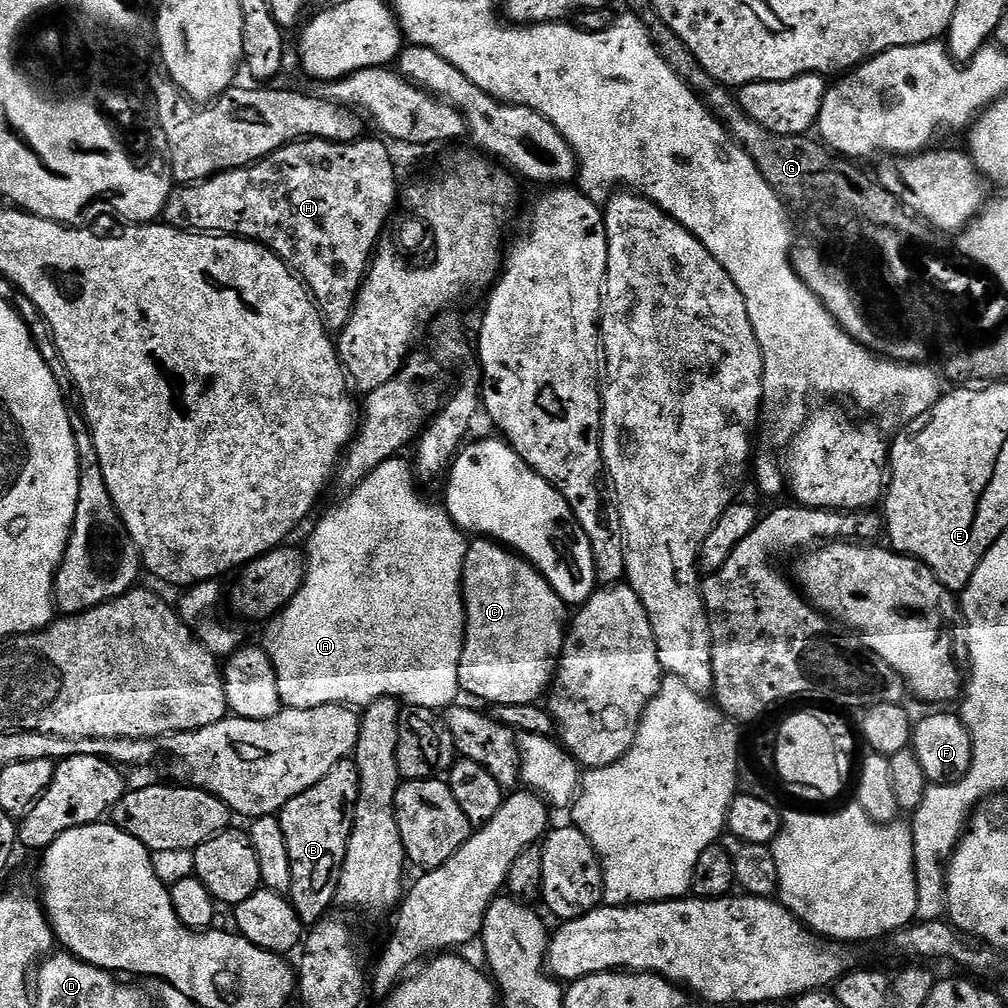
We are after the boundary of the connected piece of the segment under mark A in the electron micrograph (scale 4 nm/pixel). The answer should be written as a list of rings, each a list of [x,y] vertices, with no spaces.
[[[393,458],[382,462],[366,479],[351,489],[352,492],[337,508],[332,508],[316,524],[312,537],[306,543],[308,573],[304,584],[294,594],[288,605],[281,608],[275,616],[267,621],[268,633],[263,643],[268,657],[276,671],[281,697],[292,702],[295,696],[308,696],[327,684],[336,684],[340,692],[348,695],[347,703],[352,706],[367,706],[379,696],[408,696],[407,703],[417,708],[447,709],[457,701],[458,696],[458,658],[464,649],[464,559],[468,553],[469,541],[465,533],[448,515],[447,507],[427,504],[416,493],[417,481],[414,479],[414,468],[404,458]]]

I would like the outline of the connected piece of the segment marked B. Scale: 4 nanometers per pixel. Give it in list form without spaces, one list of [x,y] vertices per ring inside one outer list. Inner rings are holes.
[[[351,759],[344,760],[322,782],[310,786],[298,798],[286,802],[286,806],[278,813],[282,832],[286,834],[286,850],[290,850],[290,874],[292,875],[292,890],[290,899],[298,914],[300,921],[306,926],[315,926],[329,915],[332,904],[337,903],[336,890],[340,887],[340,875],[344,869],[344,857],[342,855],[342,837],[346,832],[346,820],[344,824],[344,811],[355,809],[360,797],[360,775],[355,763]]]

